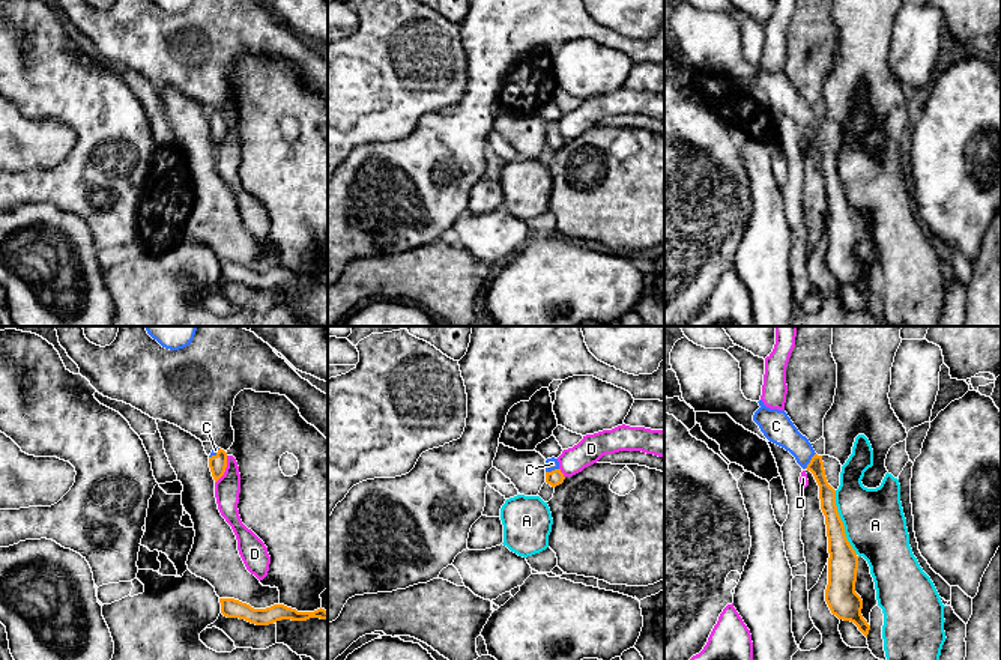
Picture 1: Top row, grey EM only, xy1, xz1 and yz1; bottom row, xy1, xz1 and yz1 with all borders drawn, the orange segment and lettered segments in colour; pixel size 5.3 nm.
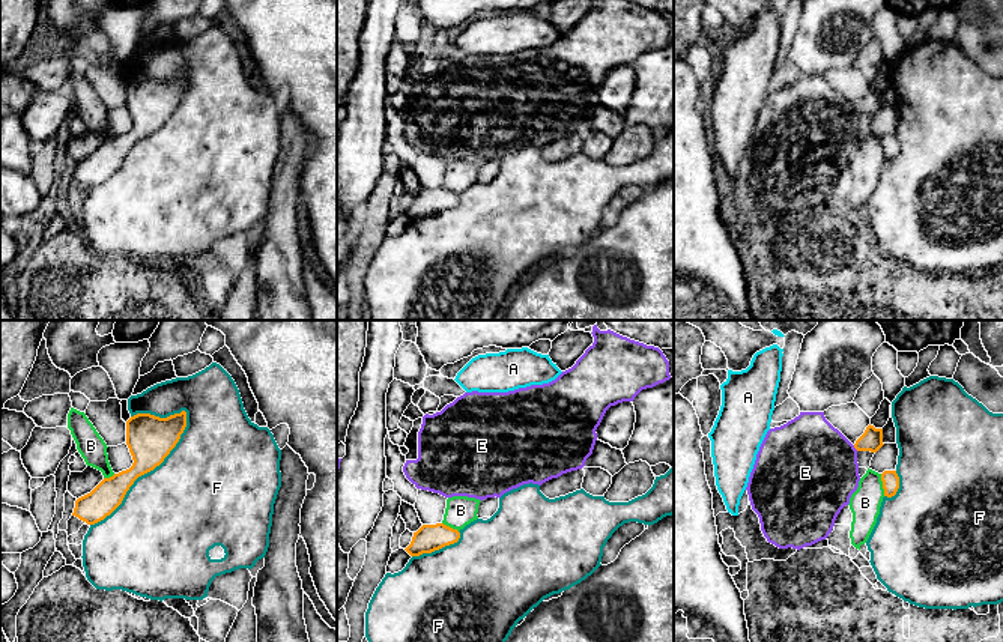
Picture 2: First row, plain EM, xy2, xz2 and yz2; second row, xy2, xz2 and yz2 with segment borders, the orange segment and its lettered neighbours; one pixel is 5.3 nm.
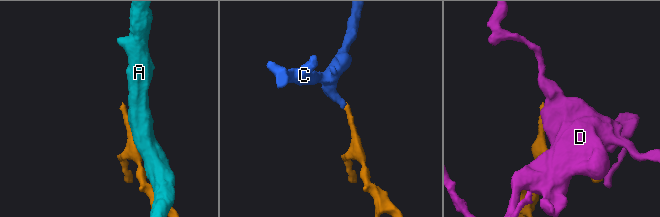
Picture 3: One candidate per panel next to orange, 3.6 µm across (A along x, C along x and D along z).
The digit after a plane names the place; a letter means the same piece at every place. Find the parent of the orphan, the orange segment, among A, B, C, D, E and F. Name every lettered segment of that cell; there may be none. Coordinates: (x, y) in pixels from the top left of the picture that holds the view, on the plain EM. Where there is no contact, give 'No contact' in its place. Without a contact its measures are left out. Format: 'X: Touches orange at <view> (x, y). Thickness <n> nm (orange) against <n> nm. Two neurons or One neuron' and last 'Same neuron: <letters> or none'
A: Touches orange at yz1 (842, 185). Thickness 160 nm (orange) against 320 nm. Two neurons
B: Touches orange at yz2 (883, 148). Thickness 100 nm (orange) against 170 nm. Two neurons
C: Touches orange at yz1 (810, 124). Thickness 90 nm (orange) against 160 nm. One neuron
D: Touches orange at xy1 (224, 133). Thickness 90 nm (orange) against 140 nm. Two neurons
E: Touches orange at yz2 (856, 112). Thickness 110 nm (orange) against 460 nm. Two neurons
F: Touches orange at xy2 (148, 134). Thickness 240 nm (orange) against 480 nm. Two neurons
Same neuron: C

